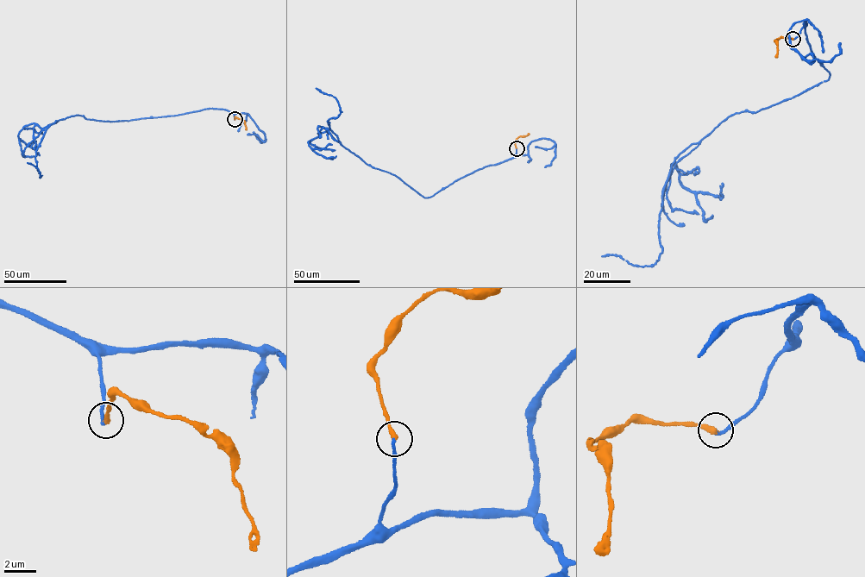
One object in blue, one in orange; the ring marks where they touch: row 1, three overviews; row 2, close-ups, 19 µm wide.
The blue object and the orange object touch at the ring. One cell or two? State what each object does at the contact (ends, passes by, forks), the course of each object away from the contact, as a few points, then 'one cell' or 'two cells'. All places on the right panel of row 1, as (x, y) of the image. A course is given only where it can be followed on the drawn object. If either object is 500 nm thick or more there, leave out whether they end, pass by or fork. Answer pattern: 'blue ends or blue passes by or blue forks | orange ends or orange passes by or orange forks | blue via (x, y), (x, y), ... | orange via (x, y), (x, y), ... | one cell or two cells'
blue ends | orange ends | blue via (792, 39), (805, 22), (827, 80), (734, 114), (677, 157), (664, 187), (655, 263), (601, 256) | orange via (792, 39), (780, 37), (774, 40), (775, 57) | one cell

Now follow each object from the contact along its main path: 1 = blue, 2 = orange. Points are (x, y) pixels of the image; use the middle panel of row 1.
1: (516, 148), (512, 158), (423, 197), (341, 146), (328, 121), (340, 114), (338, 102), (316, 88)
2: (516, 148), (515, 141), (528, 133)

